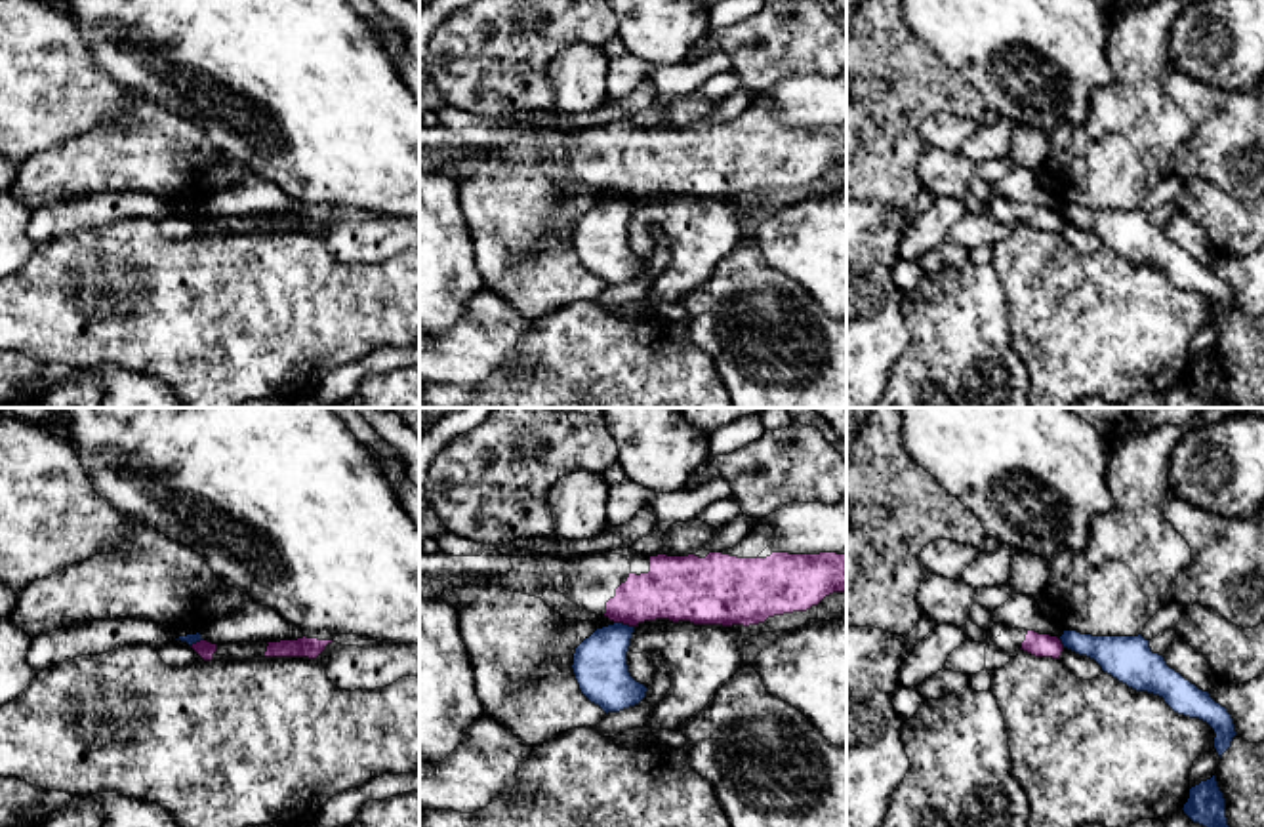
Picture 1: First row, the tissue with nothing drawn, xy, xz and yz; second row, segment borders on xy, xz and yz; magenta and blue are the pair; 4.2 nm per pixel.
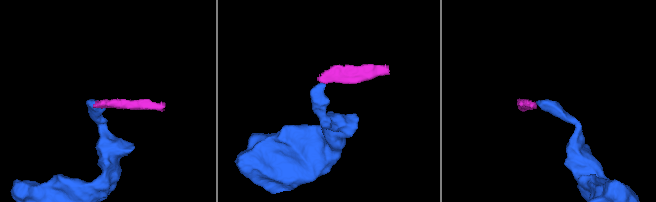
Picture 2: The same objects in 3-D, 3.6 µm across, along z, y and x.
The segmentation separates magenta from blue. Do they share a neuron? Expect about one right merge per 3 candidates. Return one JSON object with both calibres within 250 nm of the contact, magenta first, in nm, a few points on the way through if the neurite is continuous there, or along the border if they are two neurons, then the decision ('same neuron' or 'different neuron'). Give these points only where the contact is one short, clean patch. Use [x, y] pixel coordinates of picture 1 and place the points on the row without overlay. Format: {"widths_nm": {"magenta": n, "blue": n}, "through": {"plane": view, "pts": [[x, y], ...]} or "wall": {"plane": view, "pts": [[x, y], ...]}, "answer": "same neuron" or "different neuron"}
{"widths_nm": {"magenta": 240, "blue": 220}, "wall": {"plane": "xz", "pts": [[614, 195], [633, 201]]}, "answer": "different neuron"}

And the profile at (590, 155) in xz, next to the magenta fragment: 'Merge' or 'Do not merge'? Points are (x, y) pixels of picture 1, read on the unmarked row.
Merge

